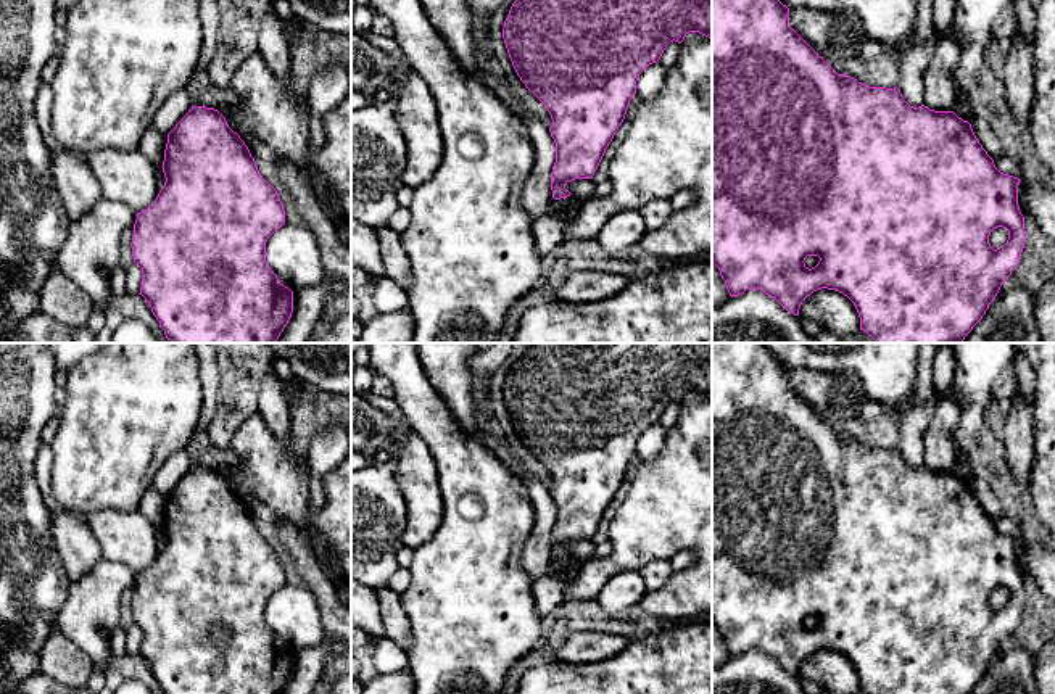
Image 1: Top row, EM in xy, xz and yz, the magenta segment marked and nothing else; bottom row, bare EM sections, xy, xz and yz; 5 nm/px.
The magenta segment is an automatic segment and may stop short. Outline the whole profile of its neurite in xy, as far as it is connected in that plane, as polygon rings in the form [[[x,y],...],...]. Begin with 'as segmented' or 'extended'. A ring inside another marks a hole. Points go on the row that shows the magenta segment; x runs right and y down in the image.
as segmented; [[[192,106],[168,134],[164,187],[153,204],[137,213],[134,262],[142,269],[140,293],[172,343],[275,343],[293,312],[293,291],[266,261],[266,242],[285,224],[277,190],[263,179],[248,147],[214,108]]]

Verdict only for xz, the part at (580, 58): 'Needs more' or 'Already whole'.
Already whole

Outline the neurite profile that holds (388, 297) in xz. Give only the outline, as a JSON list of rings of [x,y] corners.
[[[379,277],[374,285],[374,304],[382,314],[403,311],[408,308],[406,288],[388,277]]]

